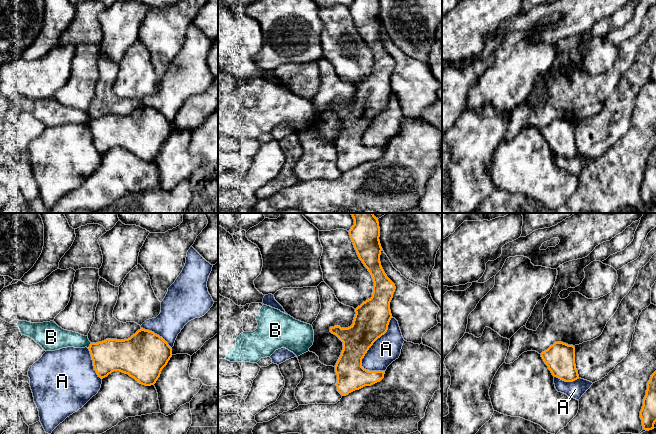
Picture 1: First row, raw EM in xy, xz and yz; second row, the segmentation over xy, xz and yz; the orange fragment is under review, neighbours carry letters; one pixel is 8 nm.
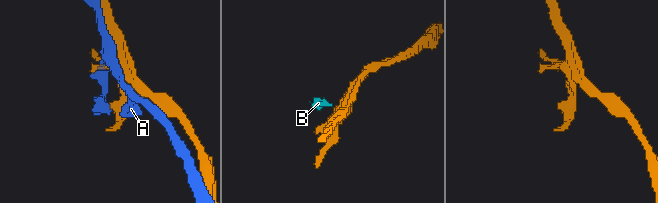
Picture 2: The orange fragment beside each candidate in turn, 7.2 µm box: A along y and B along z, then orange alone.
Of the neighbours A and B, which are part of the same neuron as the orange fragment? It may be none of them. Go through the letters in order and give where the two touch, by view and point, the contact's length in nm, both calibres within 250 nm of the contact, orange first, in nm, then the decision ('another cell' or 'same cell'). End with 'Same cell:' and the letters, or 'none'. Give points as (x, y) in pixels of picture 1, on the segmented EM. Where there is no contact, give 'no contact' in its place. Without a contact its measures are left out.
A: xz (372, 344) | 480 nm | 280/220 nm | another cell
B: xy (90, 345) | 50 nm | 260/160 nm | another cell
Same cell: none

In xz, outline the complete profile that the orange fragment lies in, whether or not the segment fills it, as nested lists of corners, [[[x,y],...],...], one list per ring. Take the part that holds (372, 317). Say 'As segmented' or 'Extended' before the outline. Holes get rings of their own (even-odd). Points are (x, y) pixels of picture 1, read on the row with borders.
As segmented. [[[350,213],[354,219],[354,225],[348,231],[359,259],[372,275],[374,286],[372,297],[355,309],[353,324],[348,328],[340,326],[330,327],[330,332],[343,342],[343,350],[335,365],[337,375],[337,391],[346,396],[365,386],[371,386],[384,378],[385,371],[368,371],[362,367],[362,359],[373,343],[388,330],[392,318],[390,302],[395,292],[395,284],[385,274],[380,255],[380,227],[378,218],[373,213]]]

